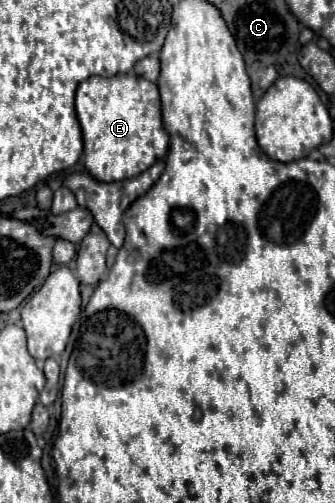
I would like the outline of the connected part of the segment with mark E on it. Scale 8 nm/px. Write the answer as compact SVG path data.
M135 73L115 77L89 77L79 83L75 111L83 133L85 167L95 181L123 181L147 171L155 161L167 157L169 133L161 119L161 99L155 83Z

